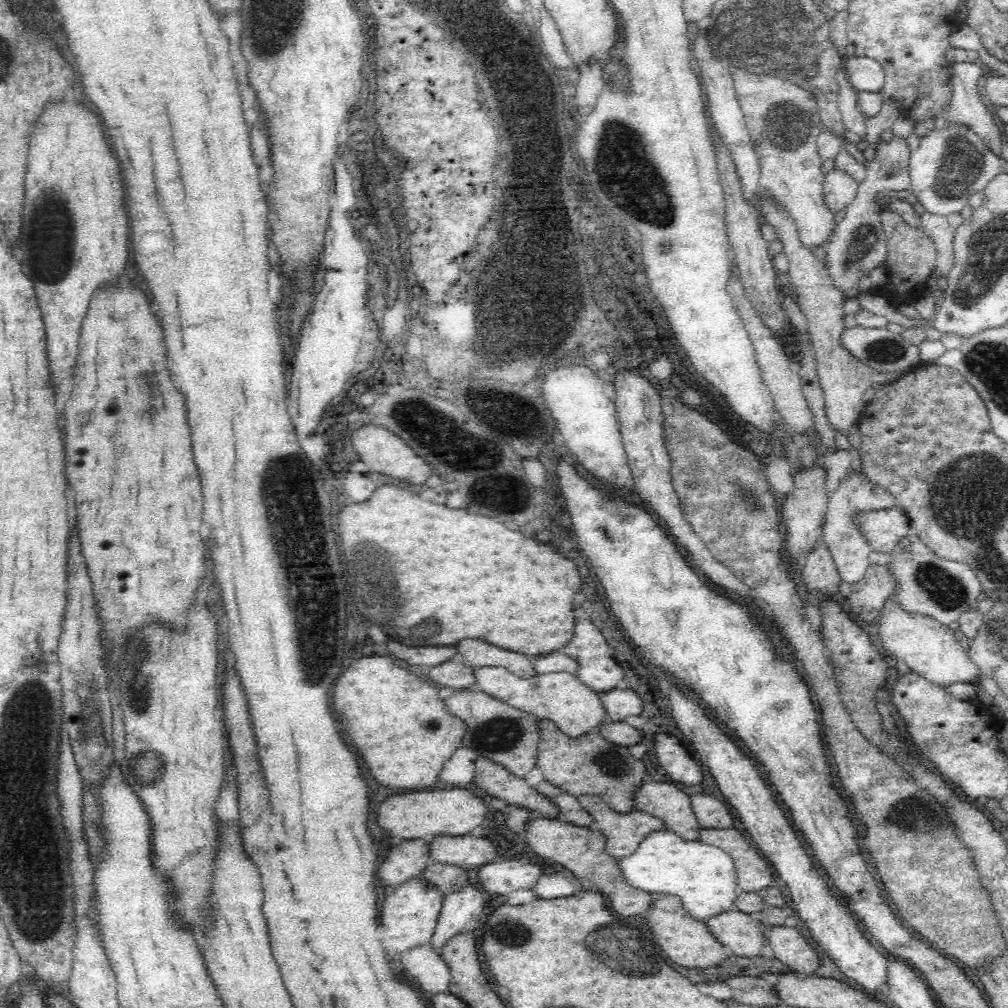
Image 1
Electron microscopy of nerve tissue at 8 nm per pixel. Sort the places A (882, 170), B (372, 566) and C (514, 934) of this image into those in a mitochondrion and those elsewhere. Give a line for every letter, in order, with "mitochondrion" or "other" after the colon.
A: other
B: mitochondrion
C: mitochondrion

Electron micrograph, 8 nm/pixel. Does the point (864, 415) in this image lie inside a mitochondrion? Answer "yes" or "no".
no

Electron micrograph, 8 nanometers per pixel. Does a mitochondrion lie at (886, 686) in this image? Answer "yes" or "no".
no

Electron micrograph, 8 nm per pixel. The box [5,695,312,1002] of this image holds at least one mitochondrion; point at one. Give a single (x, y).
(38, 920)

